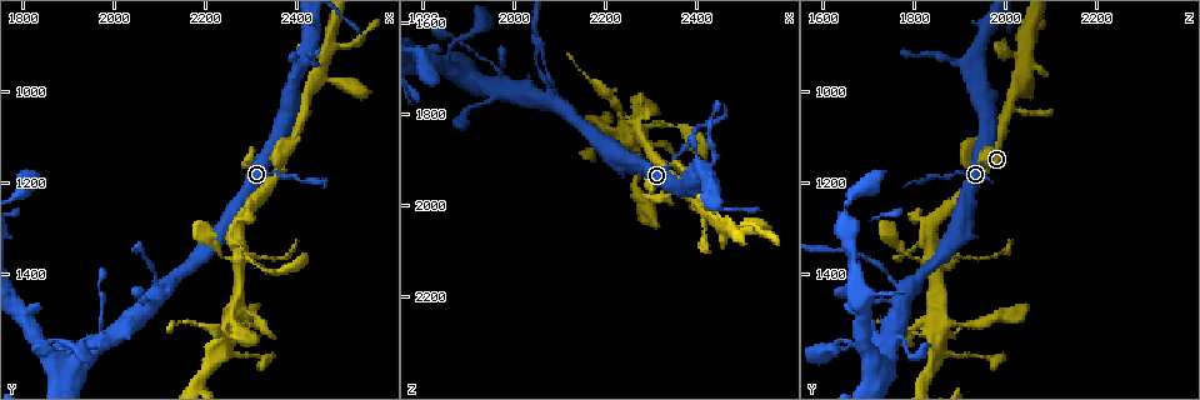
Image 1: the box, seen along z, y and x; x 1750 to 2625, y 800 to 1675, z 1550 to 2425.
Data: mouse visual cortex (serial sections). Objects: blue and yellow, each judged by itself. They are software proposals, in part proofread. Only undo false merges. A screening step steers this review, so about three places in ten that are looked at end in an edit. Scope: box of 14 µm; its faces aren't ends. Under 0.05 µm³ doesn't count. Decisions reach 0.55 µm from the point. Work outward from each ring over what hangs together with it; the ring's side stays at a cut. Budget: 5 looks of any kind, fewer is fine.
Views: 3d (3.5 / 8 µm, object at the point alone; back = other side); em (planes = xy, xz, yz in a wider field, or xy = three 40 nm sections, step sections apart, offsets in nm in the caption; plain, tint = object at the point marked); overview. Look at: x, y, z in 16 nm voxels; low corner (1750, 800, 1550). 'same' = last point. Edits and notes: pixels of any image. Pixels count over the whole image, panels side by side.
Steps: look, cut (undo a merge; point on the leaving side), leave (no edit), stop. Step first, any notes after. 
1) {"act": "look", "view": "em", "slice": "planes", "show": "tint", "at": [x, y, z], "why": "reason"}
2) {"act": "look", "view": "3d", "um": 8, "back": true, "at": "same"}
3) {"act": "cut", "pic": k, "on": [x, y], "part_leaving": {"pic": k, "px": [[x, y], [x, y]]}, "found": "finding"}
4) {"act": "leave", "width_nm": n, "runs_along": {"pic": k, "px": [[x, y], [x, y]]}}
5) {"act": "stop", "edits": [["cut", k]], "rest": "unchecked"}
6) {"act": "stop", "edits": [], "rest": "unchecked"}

{"act": "look", "view": "3d", "um": 8, "at": [2280, 1355, 1835], "why": "thin arm on a thick one"}

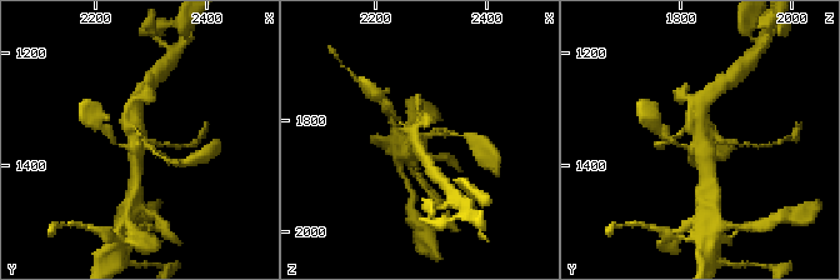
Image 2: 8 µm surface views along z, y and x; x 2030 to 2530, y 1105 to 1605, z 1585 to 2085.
{"act": "look", "view": "3d", "um": 3.5, "at": [2275, 1360, 1835], "why": "zoom in"}

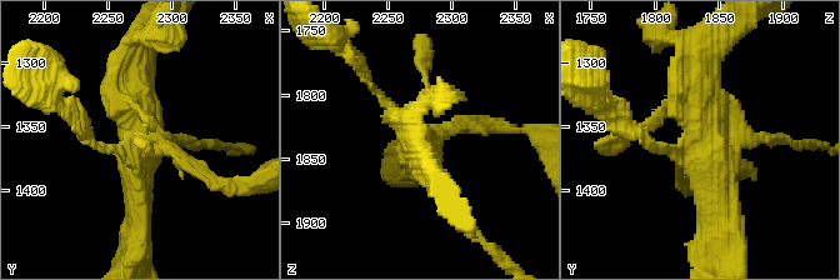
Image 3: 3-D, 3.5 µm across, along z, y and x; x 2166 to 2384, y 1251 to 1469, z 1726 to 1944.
{"act": "look", "view": "em", "slice": "xy", "step": 5, "show": "tint", "at": "same"}

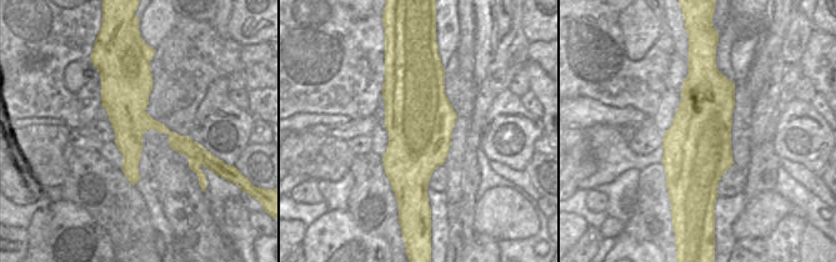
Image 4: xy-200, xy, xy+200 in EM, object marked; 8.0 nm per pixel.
{"act": "leave", "width_nm": 550, "runs_along": {"pic": 3, "px": [[708, 50], [698, 111], [720, 220]]}, "found": "one cell here"}

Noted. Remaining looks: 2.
{"act": "look", "view": "3d", "um": 3.5, "at": [2245, 1580, 1860], "why": "sharp bend"}

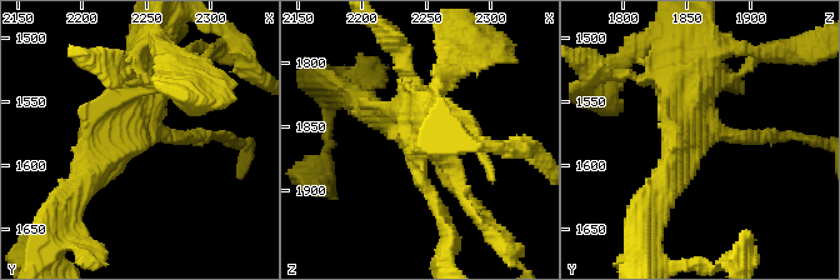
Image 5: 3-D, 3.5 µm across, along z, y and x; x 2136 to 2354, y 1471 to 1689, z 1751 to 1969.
{"act": "look", "view": "em", "slice": "xy", "step": 3, "show": "tint", "at": [2246, 1576, 1856], "arm_widths_nm": [200, 450], "why": "shape alone is not enough"}

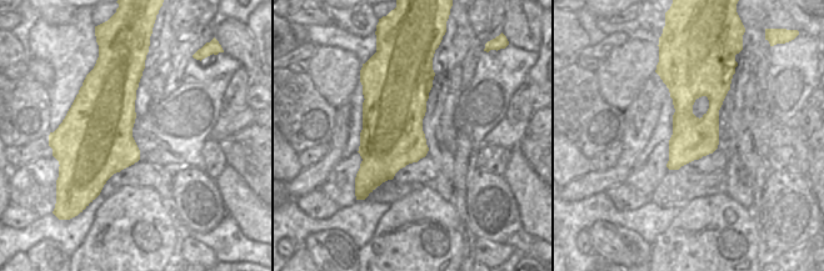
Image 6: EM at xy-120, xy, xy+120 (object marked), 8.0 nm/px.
{"act": "leave", "found": "one cell here"}

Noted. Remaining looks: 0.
{"act": "stop", "edits": [], "rest": "unchecked"}

